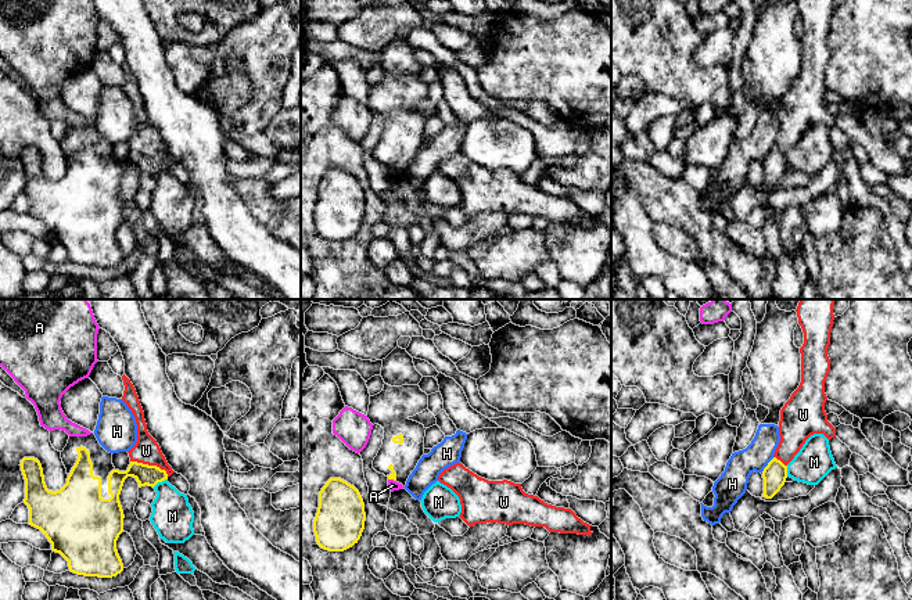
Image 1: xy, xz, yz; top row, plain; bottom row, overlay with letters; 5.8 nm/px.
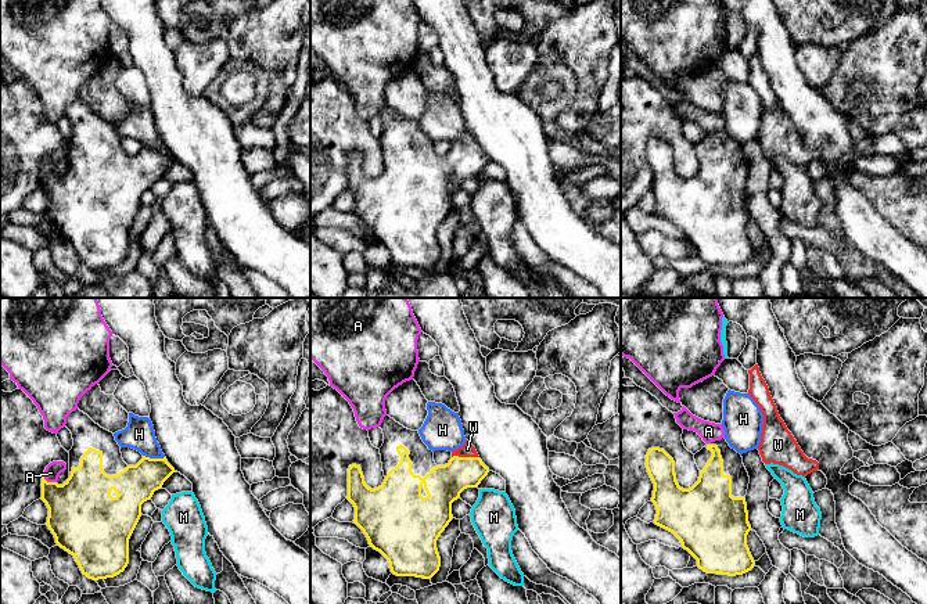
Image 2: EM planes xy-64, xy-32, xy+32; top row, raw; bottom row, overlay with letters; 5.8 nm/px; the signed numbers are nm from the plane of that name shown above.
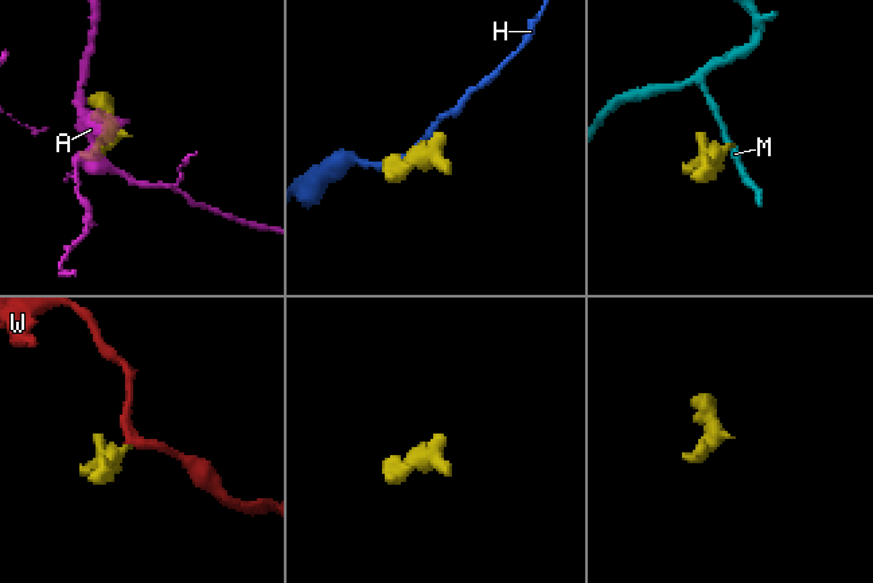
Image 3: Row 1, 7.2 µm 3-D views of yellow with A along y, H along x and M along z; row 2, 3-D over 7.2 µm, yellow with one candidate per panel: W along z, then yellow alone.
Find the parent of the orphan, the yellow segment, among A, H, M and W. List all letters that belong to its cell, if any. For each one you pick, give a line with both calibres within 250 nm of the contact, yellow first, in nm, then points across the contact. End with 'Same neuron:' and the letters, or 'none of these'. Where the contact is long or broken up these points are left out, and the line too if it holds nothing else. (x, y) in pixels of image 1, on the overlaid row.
W: calibres 120 and 150 nm; way xy (144, 474), (150, 466), (146, 459), (146, 451)
Same neuron: W

